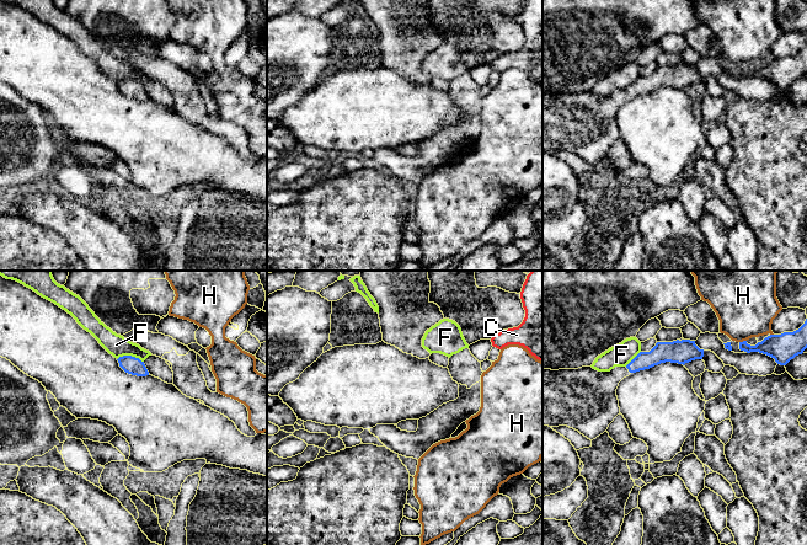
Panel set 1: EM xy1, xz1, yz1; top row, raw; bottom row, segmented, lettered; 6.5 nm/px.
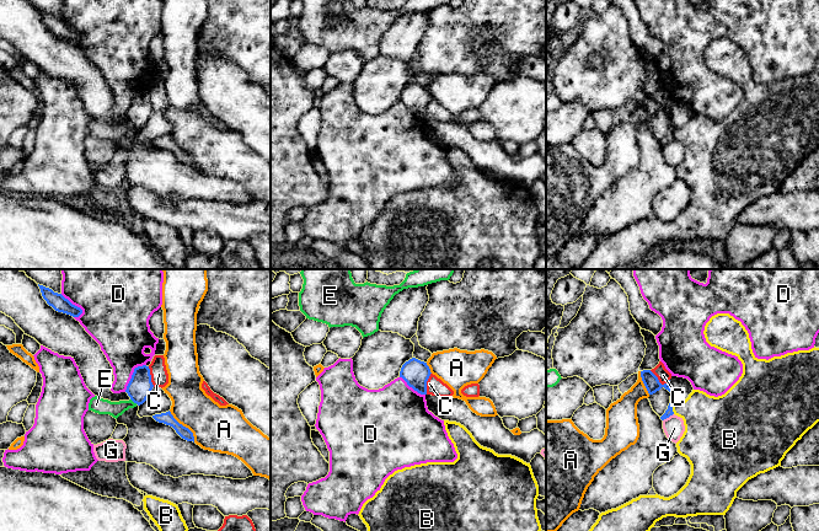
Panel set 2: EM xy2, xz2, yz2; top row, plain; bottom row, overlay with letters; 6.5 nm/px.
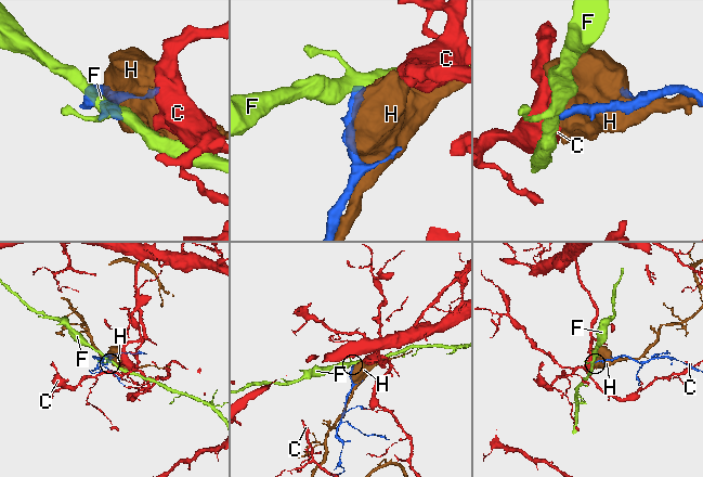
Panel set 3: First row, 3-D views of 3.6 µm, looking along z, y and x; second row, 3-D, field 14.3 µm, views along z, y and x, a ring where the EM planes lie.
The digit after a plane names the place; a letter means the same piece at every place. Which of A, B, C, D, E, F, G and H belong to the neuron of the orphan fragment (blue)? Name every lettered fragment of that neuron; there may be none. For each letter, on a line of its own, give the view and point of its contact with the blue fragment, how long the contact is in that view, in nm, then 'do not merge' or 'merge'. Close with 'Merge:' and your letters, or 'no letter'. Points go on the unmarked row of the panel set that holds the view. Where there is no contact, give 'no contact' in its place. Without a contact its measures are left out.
A: xy2 (185, 151) | 260 nm | do not merge
B: yz2 (672, 133) | 70 nm | do not merge
C: yz2 (658, 106) | 150 nm | do not merge
D: xy2 (132, 100) | 240 nm | do not merge
E: xy2 (134, 127) | 60 nm | do not merge
F: xy1 (131, 80) | 180 nm | do not merge
G: yz2 (668, 141) | 90 nm | do not merge
H: yz1 (743, 65) | 50 nm | do not merge
Merge: no letter

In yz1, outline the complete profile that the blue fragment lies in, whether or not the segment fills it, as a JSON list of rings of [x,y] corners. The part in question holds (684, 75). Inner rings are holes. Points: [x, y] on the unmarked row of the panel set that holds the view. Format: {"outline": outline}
{"outline": [[[695,65],[657,66],[650,76],[640,76],[626,91],[598,96],[578,93],[543,93],[543,150],[567,150],[593,165],[620,139],[616,113],[631,97],[661,87],[685,89],[702,84],[704,74]]]}

